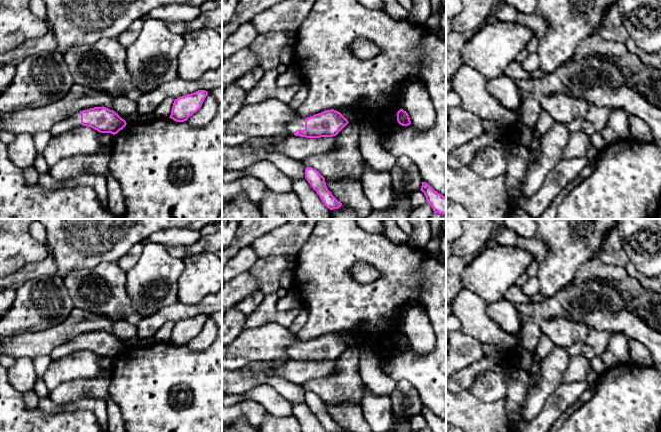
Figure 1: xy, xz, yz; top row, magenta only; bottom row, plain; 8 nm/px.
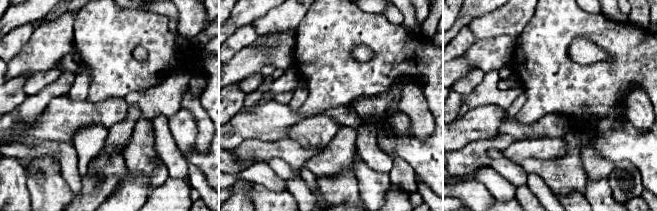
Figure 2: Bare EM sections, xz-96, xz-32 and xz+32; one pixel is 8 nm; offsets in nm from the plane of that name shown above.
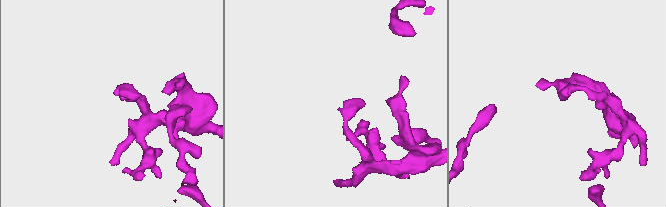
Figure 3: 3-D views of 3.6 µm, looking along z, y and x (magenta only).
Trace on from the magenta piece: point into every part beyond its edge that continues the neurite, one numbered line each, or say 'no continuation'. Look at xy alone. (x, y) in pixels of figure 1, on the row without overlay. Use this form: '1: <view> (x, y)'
1: xy (74, 345)

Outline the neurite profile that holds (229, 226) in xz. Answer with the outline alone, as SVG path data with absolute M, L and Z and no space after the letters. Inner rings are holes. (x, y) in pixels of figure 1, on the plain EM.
M222 219L222 249L230 246L242 219Z

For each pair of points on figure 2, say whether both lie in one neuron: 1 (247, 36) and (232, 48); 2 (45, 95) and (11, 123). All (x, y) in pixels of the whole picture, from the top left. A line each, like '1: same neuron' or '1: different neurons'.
1: same neuron
2: same neuron

